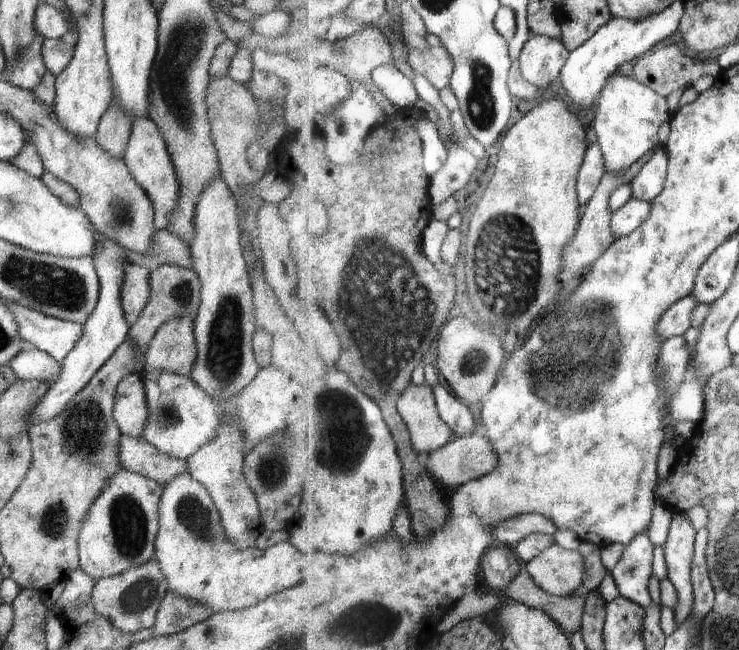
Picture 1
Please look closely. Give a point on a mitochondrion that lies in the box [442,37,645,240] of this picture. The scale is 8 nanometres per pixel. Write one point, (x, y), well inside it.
(480, 101)

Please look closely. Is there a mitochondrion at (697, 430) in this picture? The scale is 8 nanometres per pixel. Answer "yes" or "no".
no

